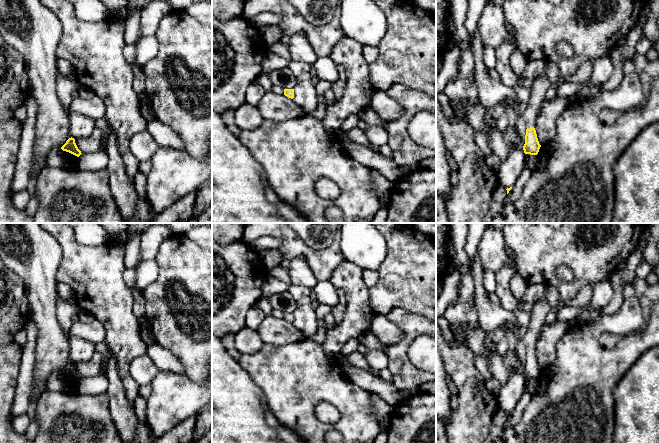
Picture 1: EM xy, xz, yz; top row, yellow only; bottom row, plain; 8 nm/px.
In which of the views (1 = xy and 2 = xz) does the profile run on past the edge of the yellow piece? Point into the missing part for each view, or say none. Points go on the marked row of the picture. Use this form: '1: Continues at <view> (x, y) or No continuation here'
1: No continuation here
2: No continuation here

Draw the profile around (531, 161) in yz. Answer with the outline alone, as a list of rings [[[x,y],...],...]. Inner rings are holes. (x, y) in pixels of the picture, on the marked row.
[[[525,154],[525,168],[534,171],[538,165],[538,161],[539,159],[537,155]]]

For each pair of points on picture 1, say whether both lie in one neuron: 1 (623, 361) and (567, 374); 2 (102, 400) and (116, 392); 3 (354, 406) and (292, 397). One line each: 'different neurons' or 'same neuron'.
1: same neuron
2: different neurons
3: same neuron

